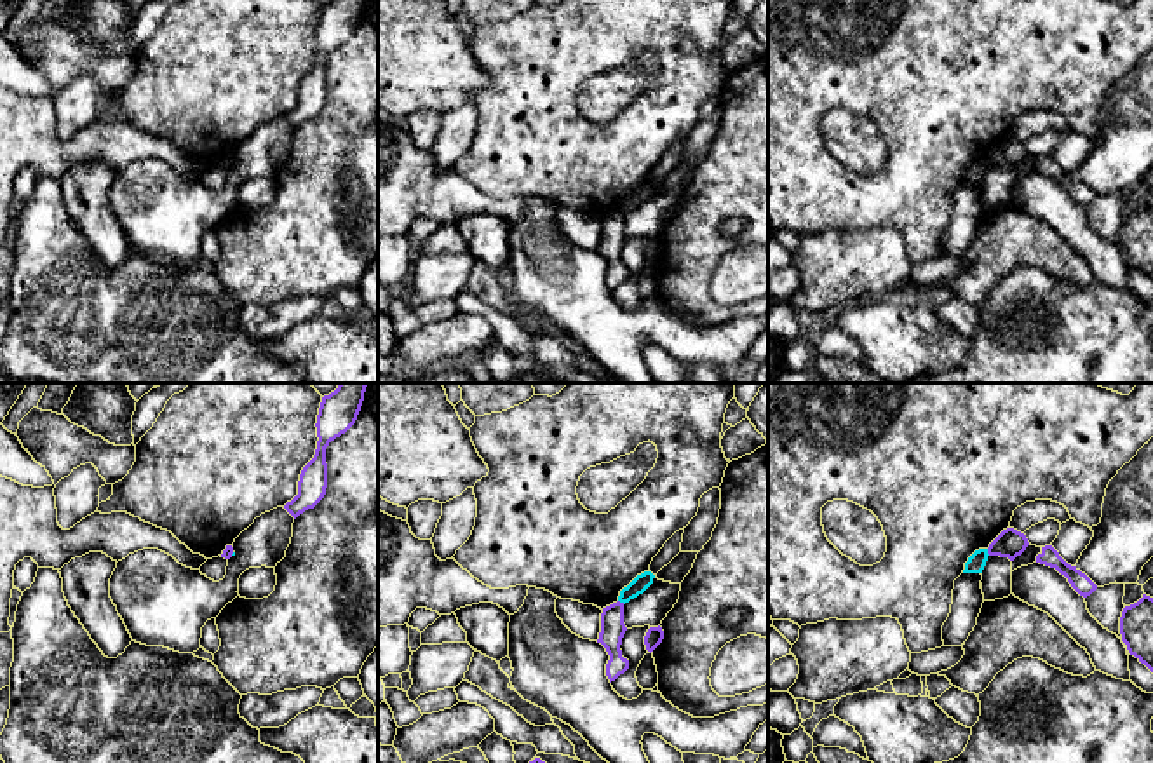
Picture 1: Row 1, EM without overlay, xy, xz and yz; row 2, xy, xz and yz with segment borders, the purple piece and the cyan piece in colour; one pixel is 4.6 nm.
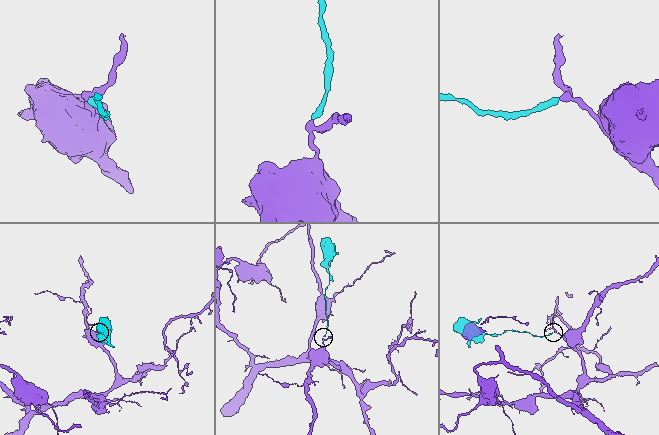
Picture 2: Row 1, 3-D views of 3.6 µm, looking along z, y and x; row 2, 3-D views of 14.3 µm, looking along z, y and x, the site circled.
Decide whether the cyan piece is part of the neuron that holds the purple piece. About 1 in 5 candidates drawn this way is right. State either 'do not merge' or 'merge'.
do not merge

